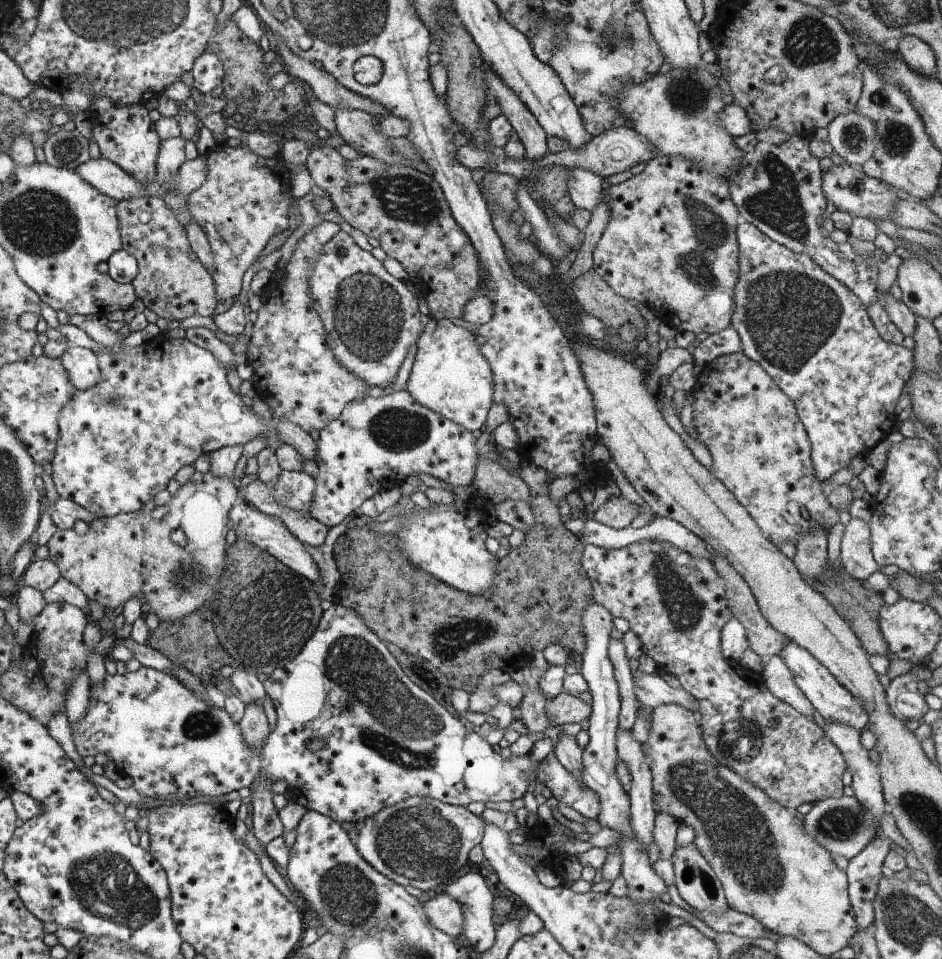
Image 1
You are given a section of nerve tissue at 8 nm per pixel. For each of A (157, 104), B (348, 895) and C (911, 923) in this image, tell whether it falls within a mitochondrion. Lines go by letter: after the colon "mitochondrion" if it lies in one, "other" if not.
A: other
B: mitochondrion
C: mitochondrion

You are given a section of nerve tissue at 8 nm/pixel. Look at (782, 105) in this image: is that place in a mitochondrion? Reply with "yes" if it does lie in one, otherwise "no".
no

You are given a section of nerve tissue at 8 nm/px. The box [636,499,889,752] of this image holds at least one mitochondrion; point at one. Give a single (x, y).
(684, 610)

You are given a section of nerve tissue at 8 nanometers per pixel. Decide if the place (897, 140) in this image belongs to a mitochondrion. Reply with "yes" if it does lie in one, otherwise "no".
yes

